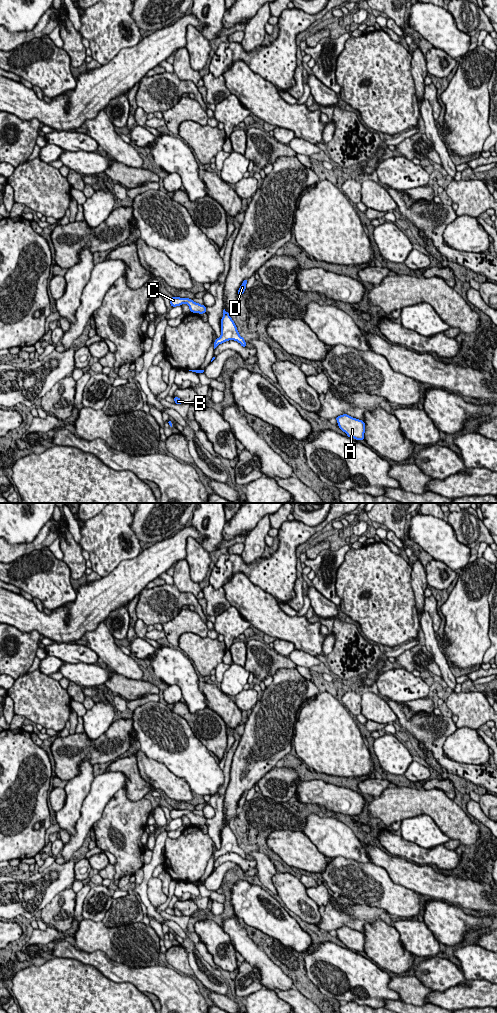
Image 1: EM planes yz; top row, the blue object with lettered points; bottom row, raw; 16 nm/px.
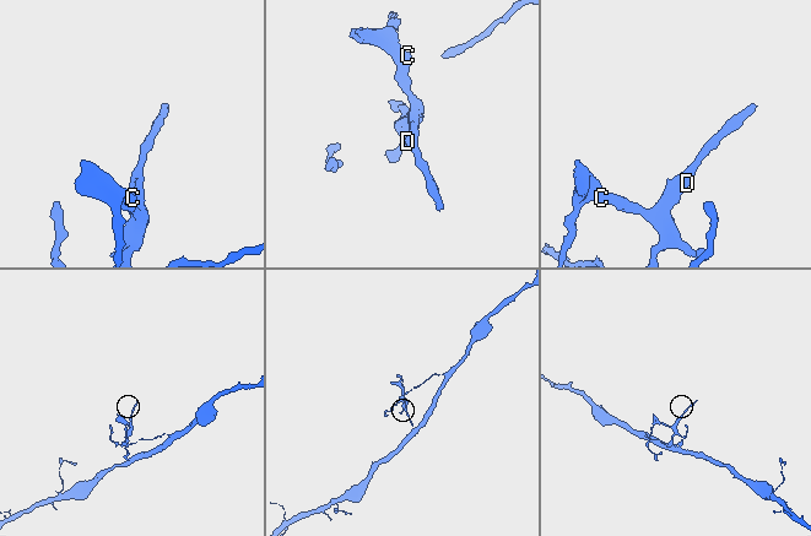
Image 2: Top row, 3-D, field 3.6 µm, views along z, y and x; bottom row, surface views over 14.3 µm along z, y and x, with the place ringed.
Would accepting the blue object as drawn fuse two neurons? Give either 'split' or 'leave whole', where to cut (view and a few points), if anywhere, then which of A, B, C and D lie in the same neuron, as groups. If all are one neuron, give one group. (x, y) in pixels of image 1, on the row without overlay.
split; cut yz (198, 882), (196, 884); groups A / B C D

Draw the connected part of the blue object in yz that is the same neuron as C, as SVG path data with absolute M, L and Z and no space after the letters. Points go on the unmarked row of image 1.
M173 808L170 811L170 817L172 819L181 818L184 815L189 818L190 823L193 825L199 825L199 826L206 825L206 818L205 817L201 817L199 815L196 815L189 810L180 810L180 809Z

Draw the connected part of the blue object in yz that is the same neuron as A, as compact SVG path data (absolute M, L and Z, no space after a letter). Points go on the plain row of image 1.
M347 926L335 930L339 940L347 946L348 949L356 952L364 952L365 935L362 932L353 930Z

